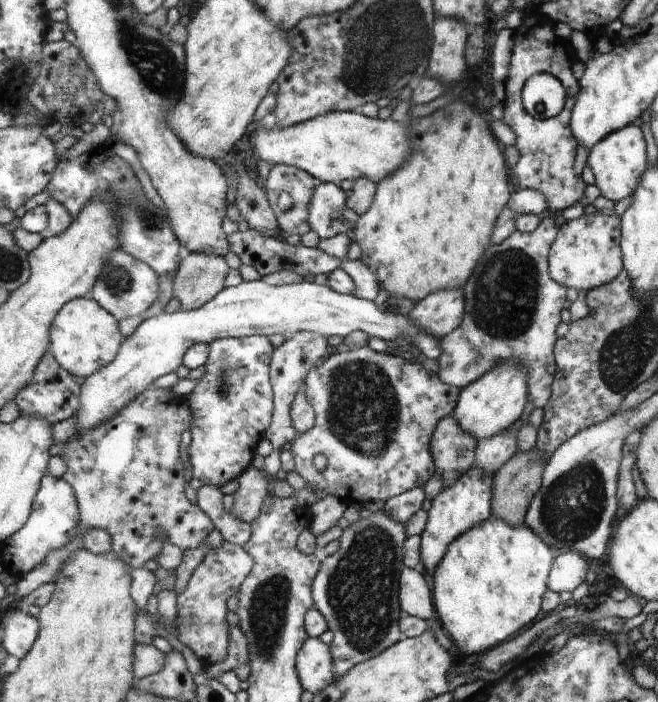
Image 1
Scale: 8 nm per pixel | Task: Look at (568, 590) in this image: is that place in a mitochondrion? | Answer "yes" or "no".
no

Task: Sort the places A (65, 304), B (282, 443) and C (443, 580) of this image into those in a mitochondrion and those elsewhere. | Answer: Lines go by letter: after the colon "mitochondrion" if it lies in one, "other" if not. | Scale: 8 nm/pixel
A: other
B: other
C: other

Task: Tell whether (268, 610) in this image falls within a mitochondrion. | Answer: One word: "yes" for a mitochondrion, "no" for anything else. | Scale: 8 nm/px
yes

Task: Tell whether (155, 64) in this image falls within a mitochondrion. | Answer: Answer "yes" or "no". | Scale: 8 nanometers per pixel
yes

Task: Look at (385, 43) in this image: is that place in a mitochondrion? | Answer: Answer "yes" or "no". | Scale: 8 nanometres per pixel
yes

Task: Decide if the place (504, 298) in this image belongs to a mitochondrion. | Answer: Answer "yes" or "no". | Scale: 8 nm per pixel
yes

